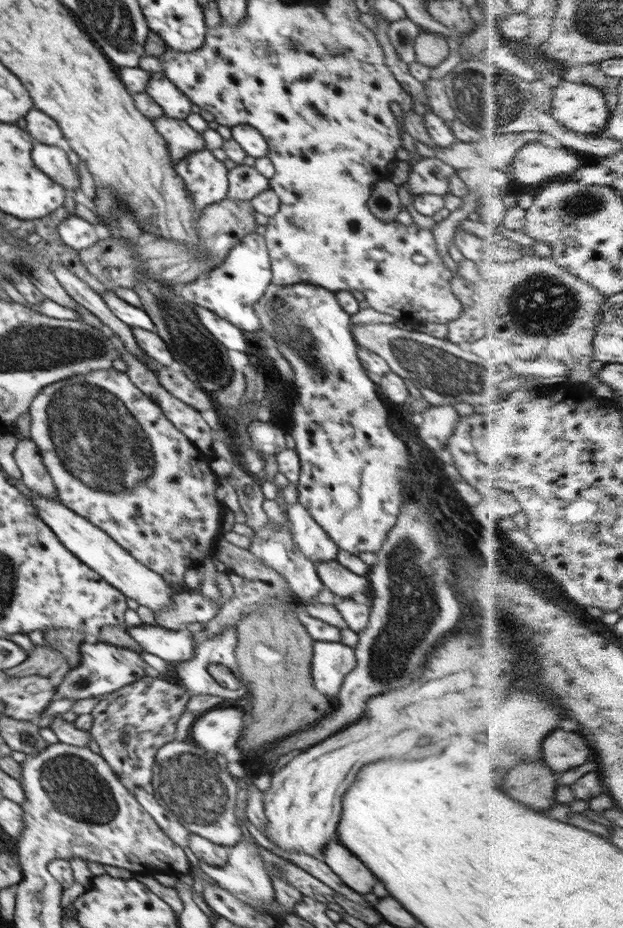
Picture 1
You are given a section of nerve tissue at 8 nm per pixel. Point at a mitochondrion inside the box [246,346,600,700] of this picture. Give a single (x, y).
(415, 605)

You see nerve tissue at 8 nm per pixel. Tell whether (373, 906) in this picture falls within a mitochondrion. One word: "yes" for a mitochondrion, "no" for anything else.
no

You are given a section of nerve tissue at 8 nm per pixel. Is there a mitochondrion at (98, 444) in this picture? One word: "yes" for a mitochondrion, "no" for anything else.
yes

